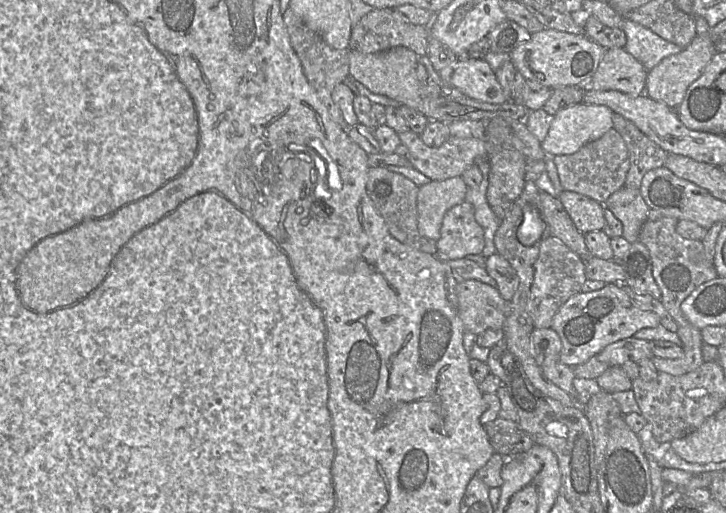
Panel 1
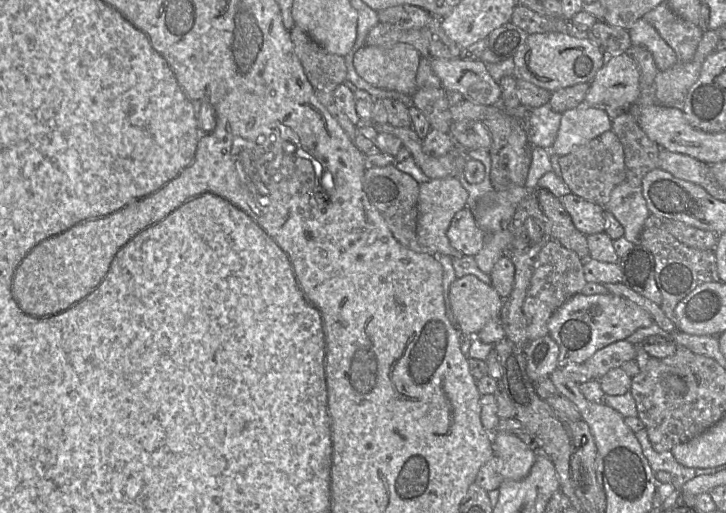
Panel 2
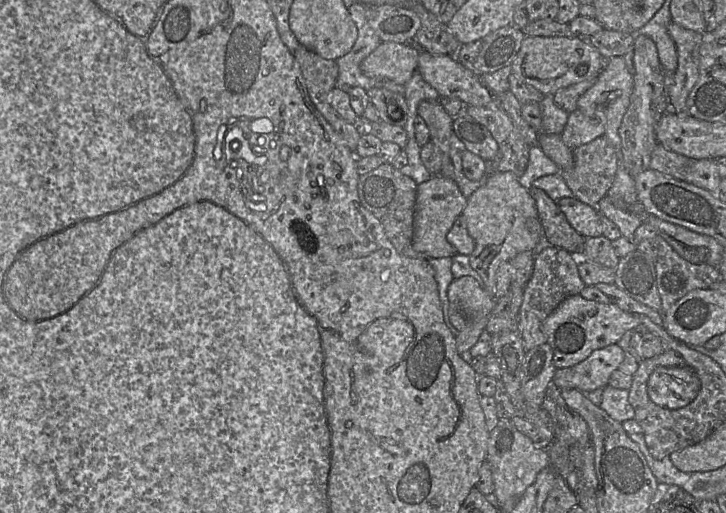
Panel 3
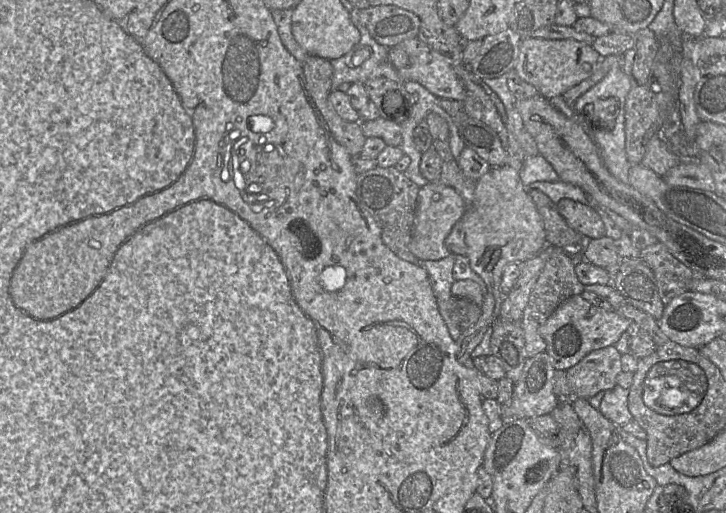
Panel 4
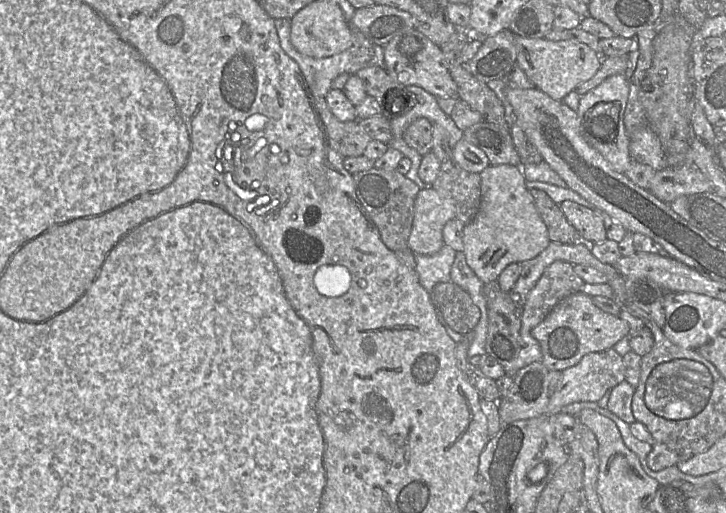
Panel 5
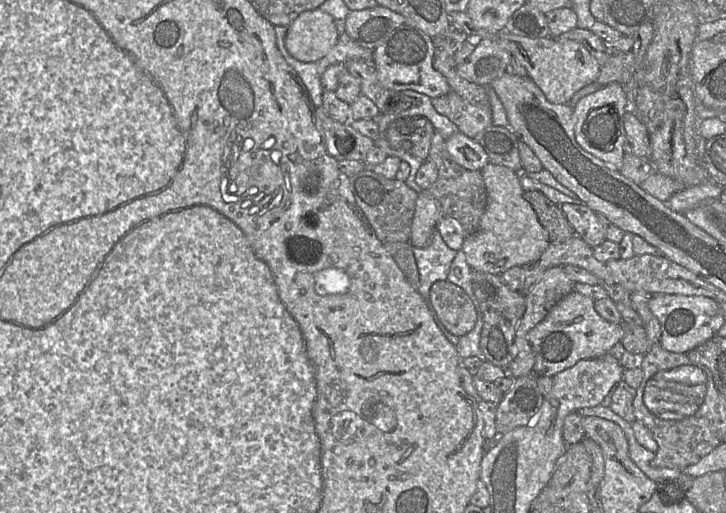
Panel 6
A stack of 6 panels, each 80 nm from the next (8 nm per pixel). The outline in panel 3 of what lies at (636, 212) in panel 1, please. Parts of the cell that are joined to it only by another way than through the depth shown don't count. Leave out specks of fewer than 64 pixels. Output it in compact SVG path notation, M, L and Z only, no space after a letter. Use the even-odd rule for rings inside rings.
M622 151L617 152L618 168L614 182L607 194L599 201L598 211L617 225L621 234L628 240L634 240L634 234L643 223L640 215L627 209L638 201L634 178L627 172L623 164Z

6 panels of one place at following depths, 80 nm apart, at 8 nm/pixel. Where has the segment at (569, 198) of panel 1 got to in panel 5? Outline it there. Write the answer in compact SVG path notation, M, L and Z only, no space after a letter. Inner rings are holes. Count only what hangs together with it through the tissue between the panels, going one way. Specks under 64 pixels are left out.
M570 200L559 205L568 222L576 229L581 241L595 244L608 239L603 220L592 208Z

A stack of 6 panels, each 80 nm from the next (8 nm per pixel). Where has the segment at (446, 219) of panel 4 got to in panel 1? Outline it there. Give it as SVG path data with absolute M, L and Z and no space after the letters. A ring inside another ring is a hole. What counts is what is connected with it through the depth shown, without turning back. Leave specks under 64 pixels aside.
M462 176L430 181L420 186L417 197L418 230L437 241L445 213L465 201L467 185Z

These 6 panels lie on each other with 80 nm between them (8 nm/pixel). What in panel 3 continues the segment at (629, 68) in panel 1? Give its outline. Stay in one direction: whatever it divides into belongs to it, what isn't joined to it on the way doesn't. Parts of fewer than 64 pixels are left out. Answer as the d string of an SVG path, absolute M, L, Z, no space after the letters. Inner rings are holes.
M617 56L606 60L605 66L597 76L595 84L577 102L577 108L582 113L591 118L599 119L605 125L604 136L606 136L617 152L621 151L619 128L629 107L633 88L633 75L627 67L624 57Z

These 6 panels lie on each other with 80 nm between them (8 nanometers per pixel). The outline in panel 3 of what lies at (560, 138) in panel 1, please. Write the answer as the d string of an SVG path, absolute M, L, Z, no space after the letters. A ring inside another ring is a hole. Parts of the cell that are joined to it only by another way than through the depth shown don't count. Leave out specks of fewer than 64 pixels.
M579 109L569 113L561 133L563 143L570 149L587 144L604 135L605 125L597 118L591 118Z

